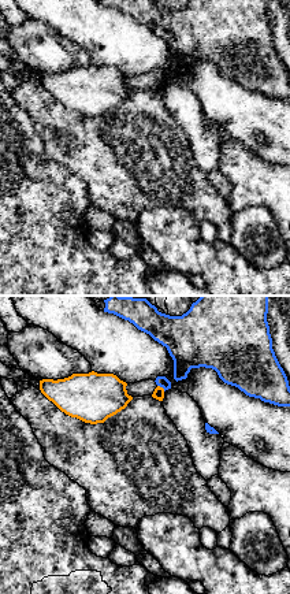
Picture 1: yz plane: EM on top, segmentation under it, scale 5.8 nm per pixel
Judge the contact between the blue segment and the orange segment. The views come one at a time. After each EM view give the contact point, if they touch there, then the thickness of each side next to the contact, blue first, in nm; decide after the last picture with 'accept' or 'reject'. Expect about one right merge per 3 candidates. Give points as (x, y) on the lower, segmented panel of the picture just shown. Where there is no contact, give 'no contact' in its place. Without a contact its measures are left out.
(162, 386) | 70/60 nm

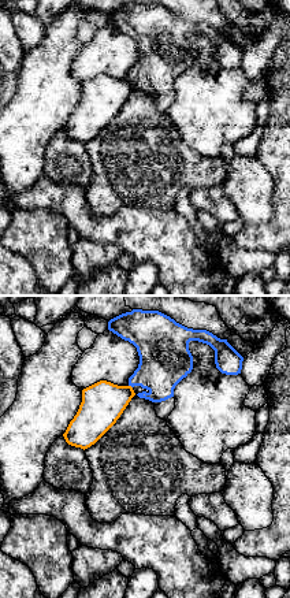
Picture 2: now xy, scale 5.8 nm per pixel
(130, 385) | 300/260 nm

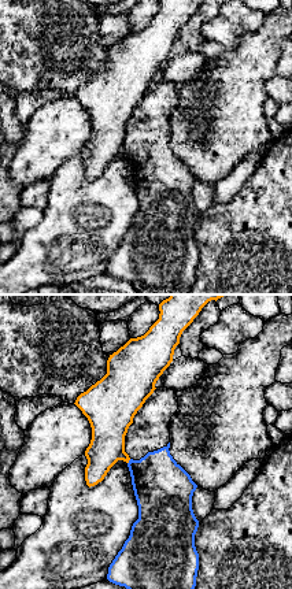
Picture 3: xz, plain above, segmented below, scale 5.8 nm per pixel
(129, 462) | 340/220 nm

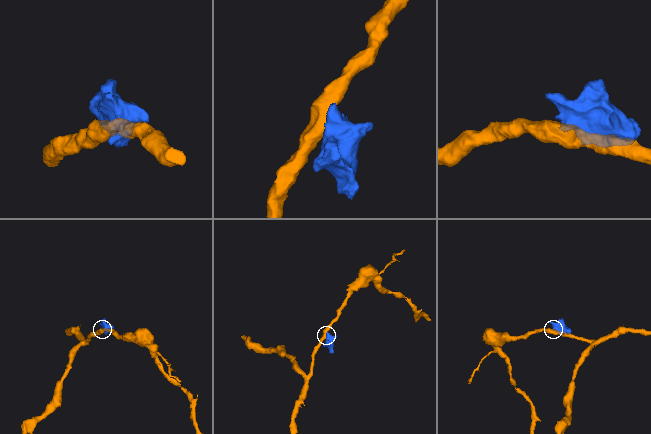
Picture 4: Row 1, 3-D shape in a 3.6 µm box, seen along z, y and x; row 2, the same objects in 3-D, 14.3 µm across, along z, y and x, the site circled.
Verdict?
reject

